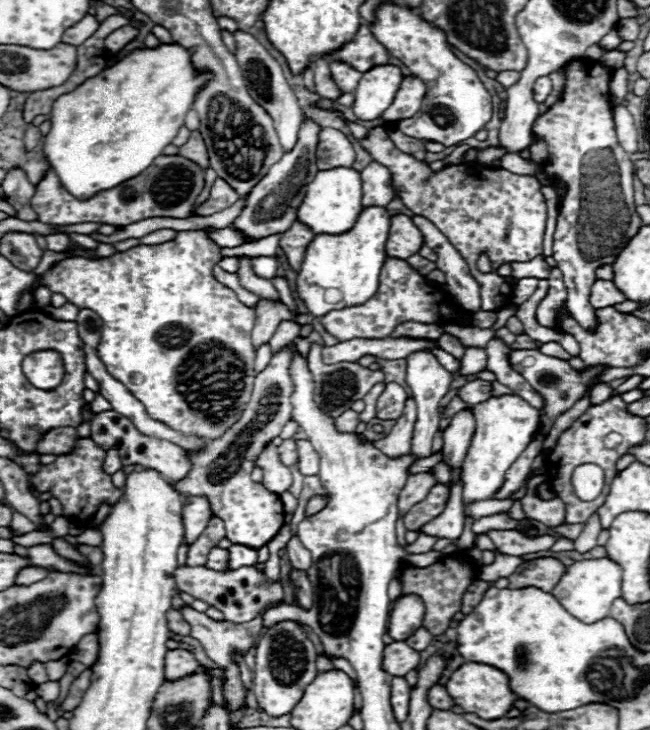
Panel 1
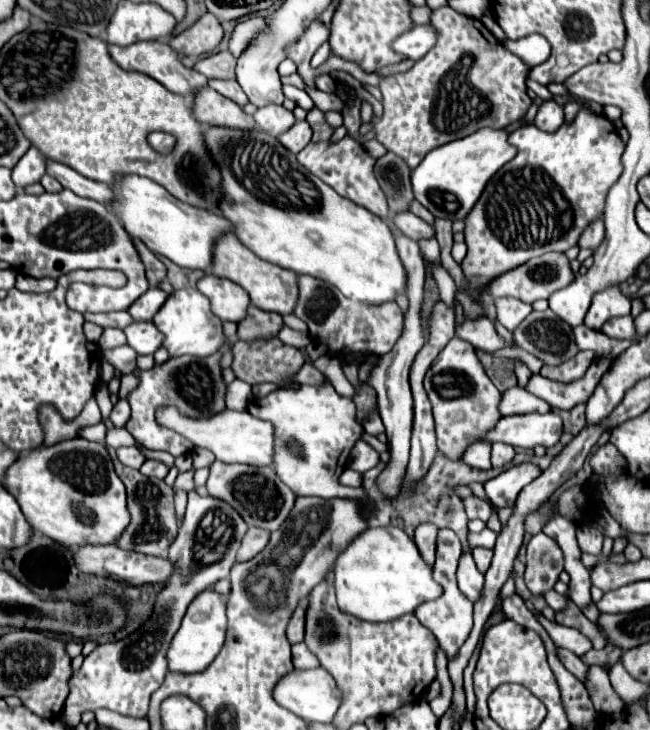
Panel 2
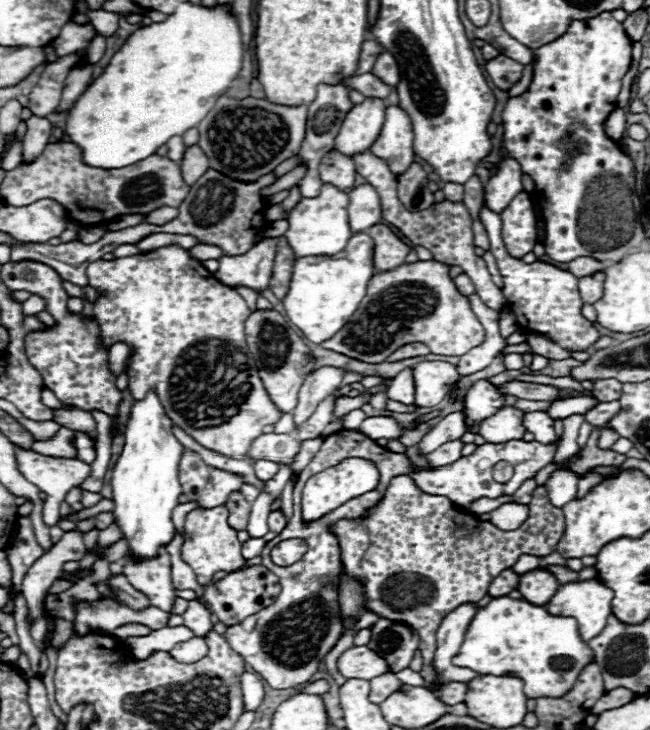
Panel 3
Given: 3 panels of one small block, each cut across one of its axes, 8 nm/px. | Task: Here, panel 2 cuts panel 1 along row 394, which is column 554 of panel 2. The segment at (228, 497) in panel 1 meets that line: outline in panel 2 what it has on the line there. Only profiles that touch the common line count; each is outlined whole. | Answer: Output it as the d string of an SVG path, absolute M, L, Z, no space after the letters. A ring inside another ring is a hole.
M548 252L548 254L542 254L540 258L532 258L528 260L526 264L498 276L490 286L488 286L488 292L498 298L498 296L512 296L512 298L518 298L522 302L528 302L532 304L534 300L540 300L540 298L548 298L552 292L560 290L560 288L566 288L570 282L574 280L574 272L570 268L570 260L566 258L564 252Z

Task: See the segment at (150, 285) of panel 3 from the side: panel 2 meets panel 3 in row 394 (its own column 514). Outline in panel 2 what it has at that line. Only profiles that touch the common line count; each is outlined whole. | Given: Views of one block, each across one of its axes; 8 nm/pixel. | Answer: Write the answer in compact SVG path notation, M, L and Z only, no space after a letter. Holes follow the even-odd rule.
M580 110L572 124L562 124L558 132L546 134L536 126L524 126L510 134L510 144L518 148L514 160L502 166L494 178L486 184L476 206L466 216L466 246L468 254L462 262L462 270L468 286L456 288L456 294L466 294L472 300L478 300L480 292L500 274L518 268L530 258L542 256L546 252L566 252L572 244L578 242L582 230L604 212L604 200L608 188L622 174L622 152L626 144L620 140L614 124L604 116Z

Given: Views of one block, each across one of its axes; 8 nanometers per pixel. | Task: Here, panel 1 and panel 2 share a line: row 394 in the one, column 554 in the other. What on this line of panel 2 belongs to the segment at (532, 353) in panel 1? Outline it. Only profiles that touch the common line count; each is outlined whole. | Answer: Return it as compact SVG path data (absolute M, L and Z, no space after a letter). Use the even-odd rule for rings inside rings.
M536 534L528 542L526 558L526 586L534 594L542 596L546 590L554 588L560 572L564 570L564 554L550 536Z

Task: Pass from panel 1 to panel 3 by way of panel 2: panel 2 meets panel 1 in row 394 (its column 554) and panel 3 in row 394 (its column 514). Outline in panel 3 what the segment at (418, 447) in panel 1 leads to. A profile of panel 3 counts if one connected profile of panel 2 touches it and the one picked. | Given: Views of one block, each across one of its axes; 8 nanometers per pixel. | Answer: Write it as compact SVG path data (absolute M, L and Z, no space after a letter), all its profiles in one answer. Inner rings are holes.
M420 362L412 368L414 386L416 386L416 406L432 408L446 398L452 384L460 380L458 370L450 362Z

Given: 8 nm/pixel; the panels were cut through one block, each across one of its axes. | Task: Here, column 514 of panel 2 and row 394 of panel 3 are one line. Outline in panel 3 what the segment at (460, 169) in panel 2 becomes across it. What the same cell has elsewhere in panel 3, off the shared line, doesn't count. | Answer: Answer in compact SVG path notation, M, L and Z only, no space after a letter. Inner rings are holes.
M150 392L144 400L134 402L124 430L124 440L124 450L112 470L114 522L128 540L128 554L132 560L156 558L160 546L168 546L176 532L172 510L180 504L178 496L182 494L178 464L184 448L172 434L172 420L166 416L154 392Z

